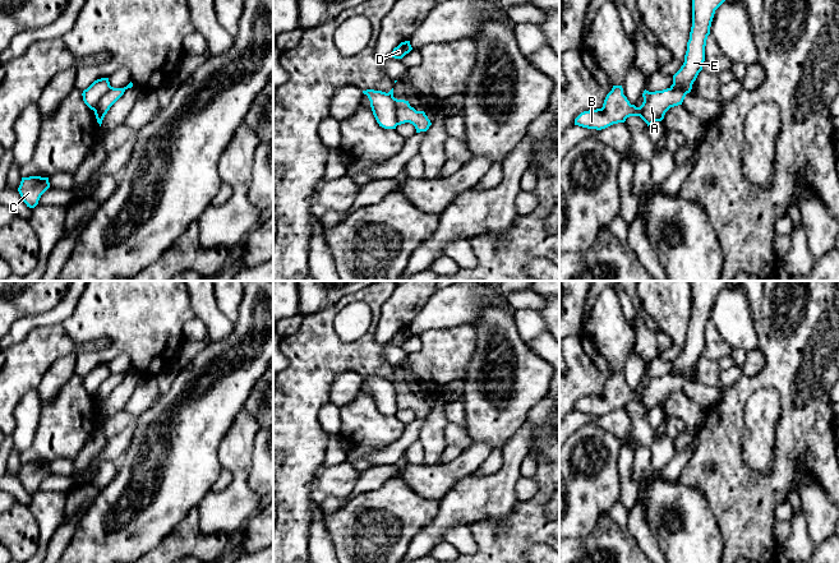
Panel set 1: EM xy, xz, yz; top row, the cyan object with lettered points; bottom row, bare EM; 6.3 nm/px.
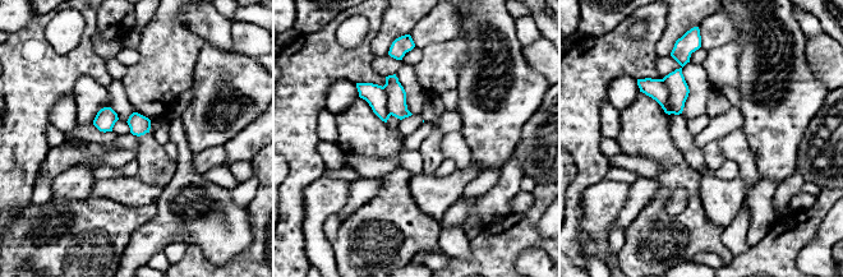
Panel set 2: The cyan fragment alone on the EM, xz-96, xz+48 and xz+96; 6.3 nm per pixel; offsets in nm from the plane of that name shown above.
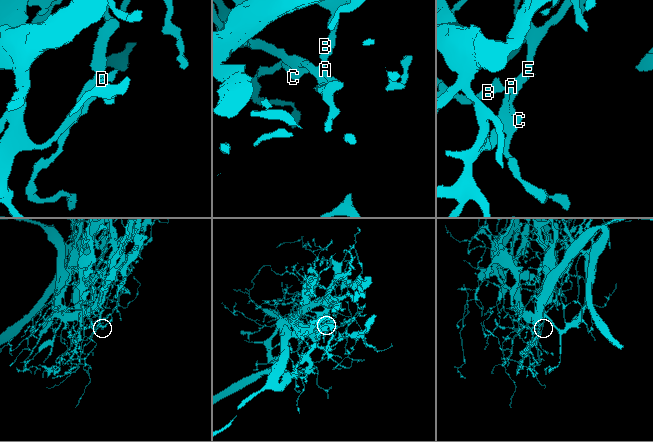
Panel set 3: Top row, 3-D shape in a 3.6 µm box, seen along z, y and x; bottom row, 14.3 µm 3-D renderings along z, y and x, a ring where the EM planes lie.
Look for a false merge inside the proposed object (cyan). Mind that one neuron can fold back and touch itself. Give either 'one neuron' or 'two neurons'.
two neurons

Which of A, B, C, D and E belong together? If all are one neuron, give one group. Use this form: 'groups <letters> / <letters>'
groups A B C D / E

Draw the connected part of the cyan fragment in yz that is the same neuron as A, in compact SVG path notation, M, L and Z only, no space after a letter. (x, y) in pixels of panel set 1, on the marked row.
M613 86L607 94L603 107L581 112L575 119L575 125L601 130L613 124L624 123L630 116L640 116L647 126L661 121L665 112L674 106L682 105L687 92L681 88L663 91L644 91L644 102L640 107L631 105L623 94L622 86Z

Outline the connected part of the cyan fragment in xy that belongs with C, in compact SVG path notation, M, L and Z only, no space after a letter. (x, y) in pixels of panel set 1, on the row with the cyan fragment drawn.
M29 176L22 177L18 191L23 202L29 208L34 208L38 204L41 195L50 188L49 177Z

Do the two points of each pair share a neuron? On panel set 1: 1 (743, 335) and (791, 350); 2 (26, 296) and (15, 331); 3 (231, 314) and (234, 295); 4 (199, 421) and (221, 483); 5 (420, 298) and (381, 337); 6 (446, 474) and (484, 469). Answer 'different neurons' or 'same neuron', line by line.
1: different neurons
2: different neurons
3: same neuron
4: different neurons
5: same neuron
6: different neurons

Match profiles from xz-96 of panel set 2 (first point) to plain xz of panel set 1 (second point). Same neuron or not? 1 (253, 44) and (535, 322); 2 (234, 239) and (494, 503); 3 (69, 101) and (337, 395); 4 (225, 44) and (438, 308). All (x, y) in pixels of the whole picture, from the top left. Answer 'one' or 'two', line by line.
1: one
2: one
3: one
4: one

